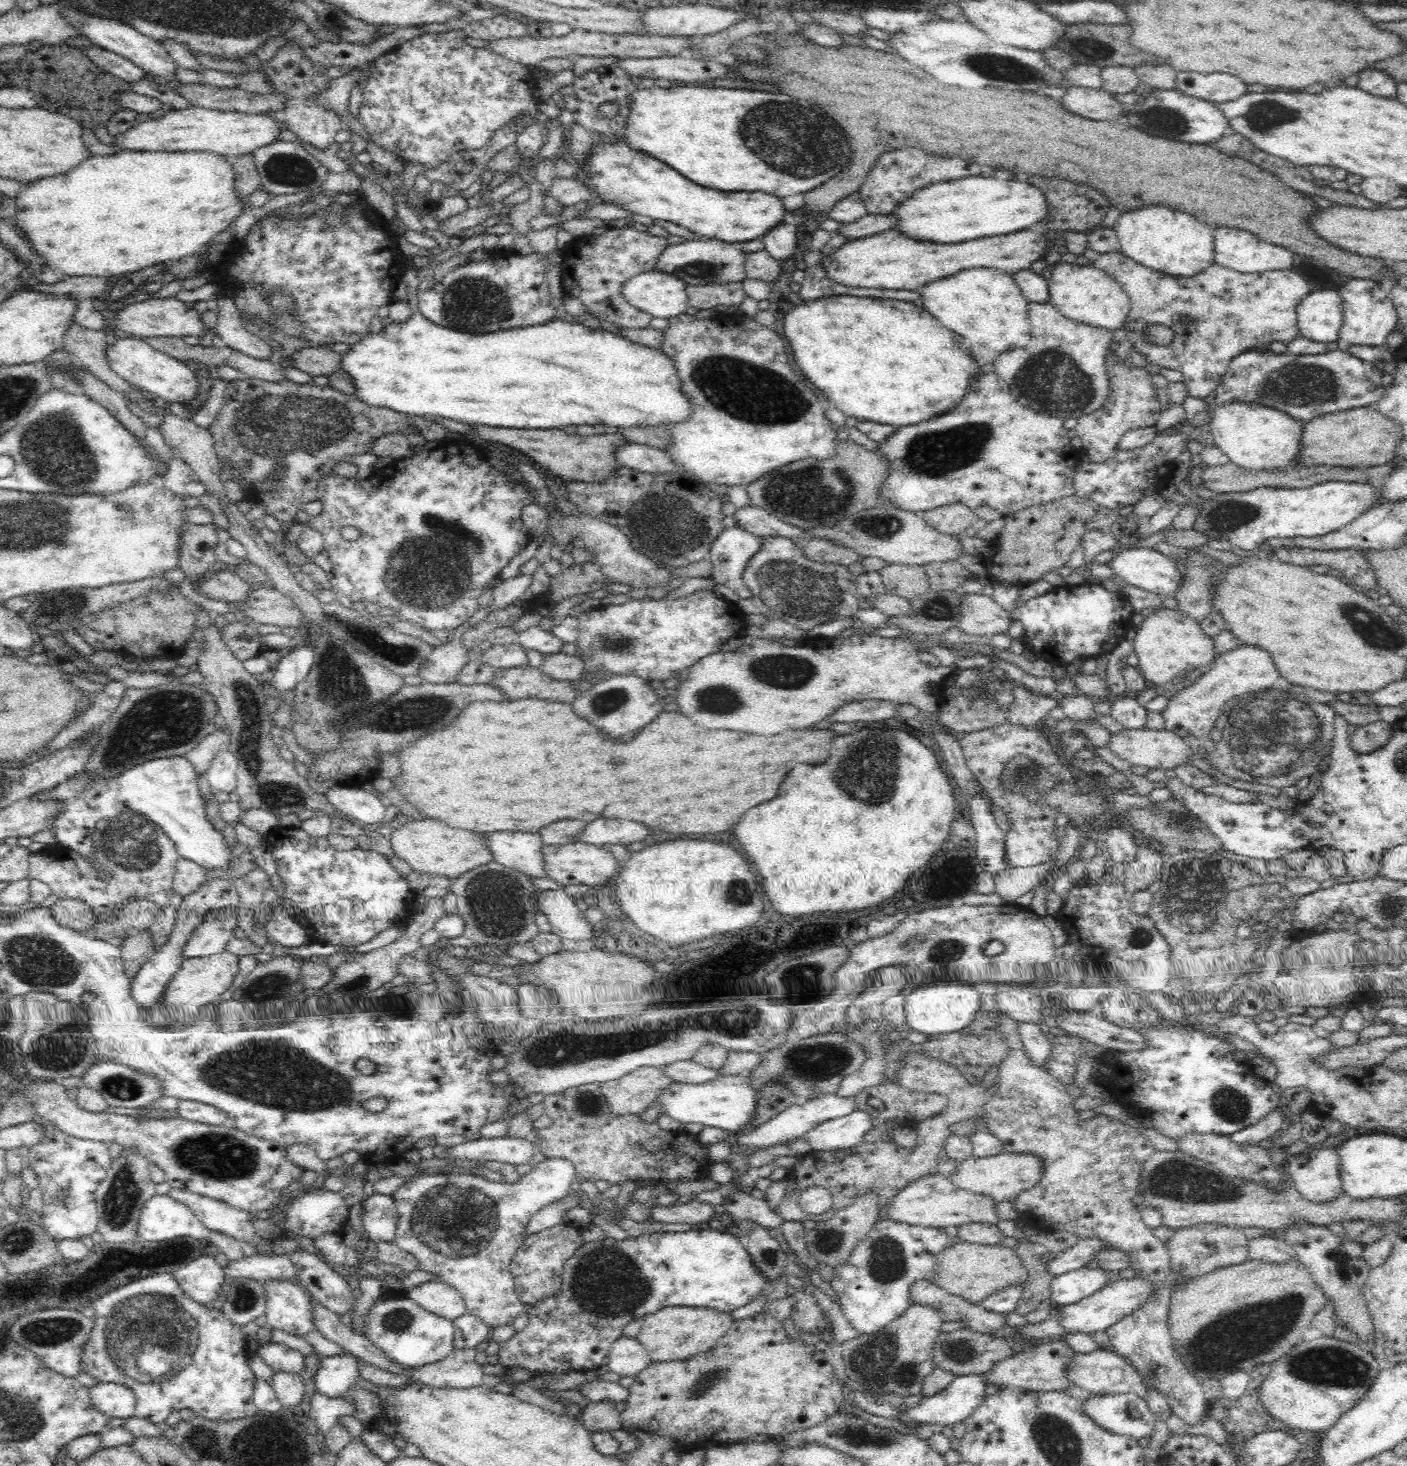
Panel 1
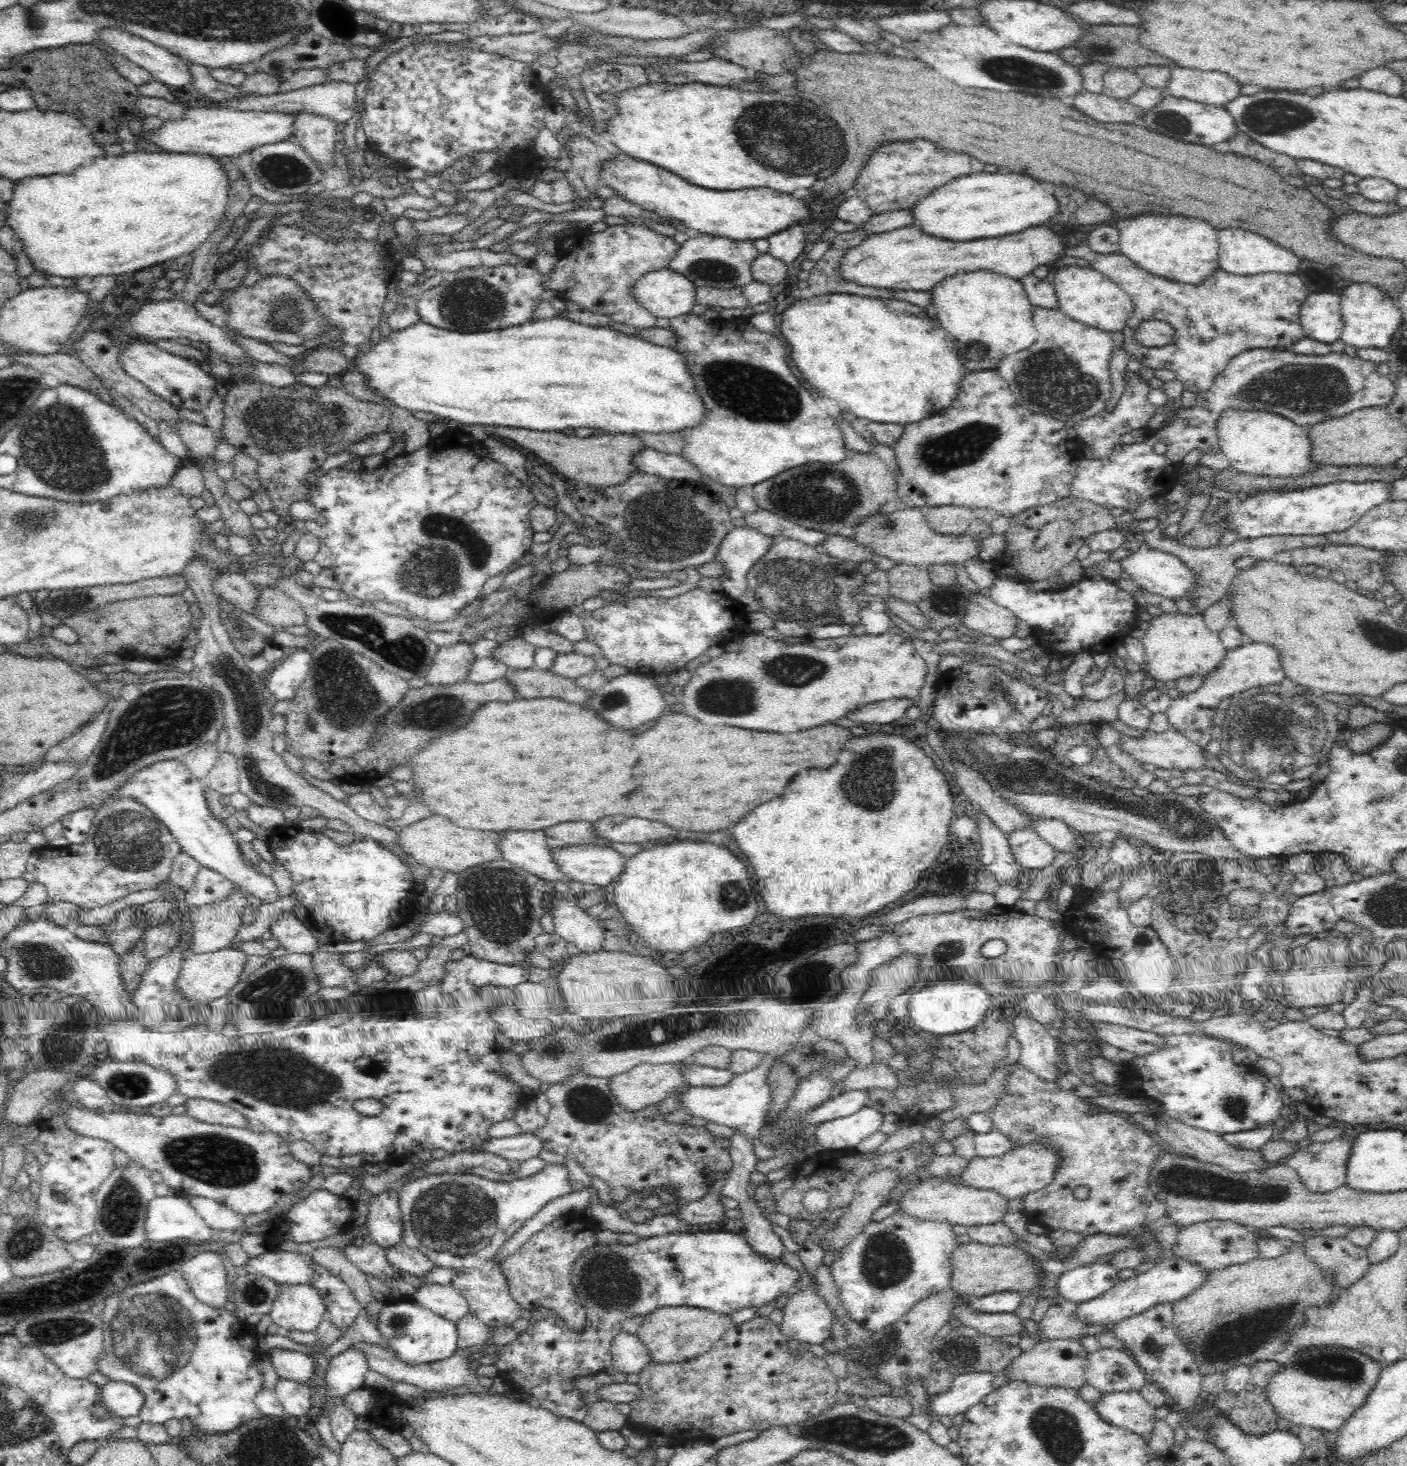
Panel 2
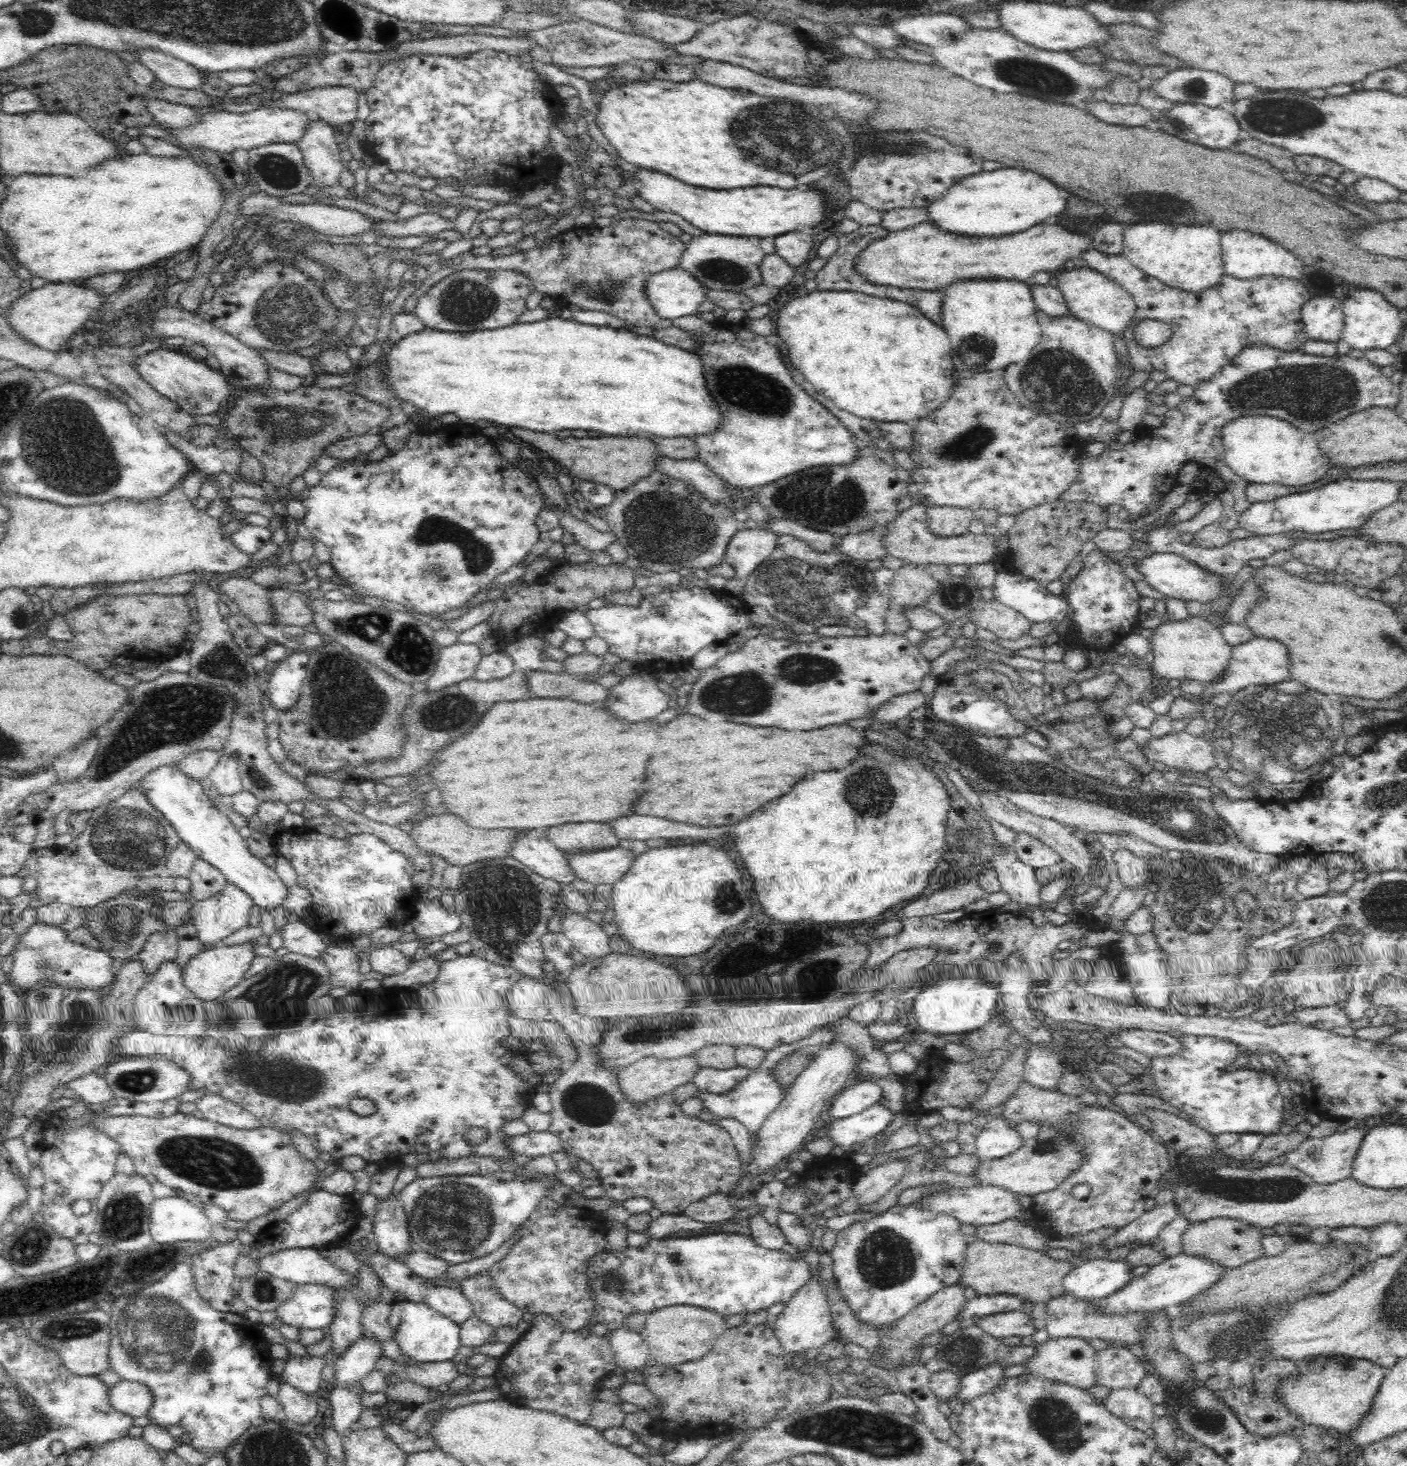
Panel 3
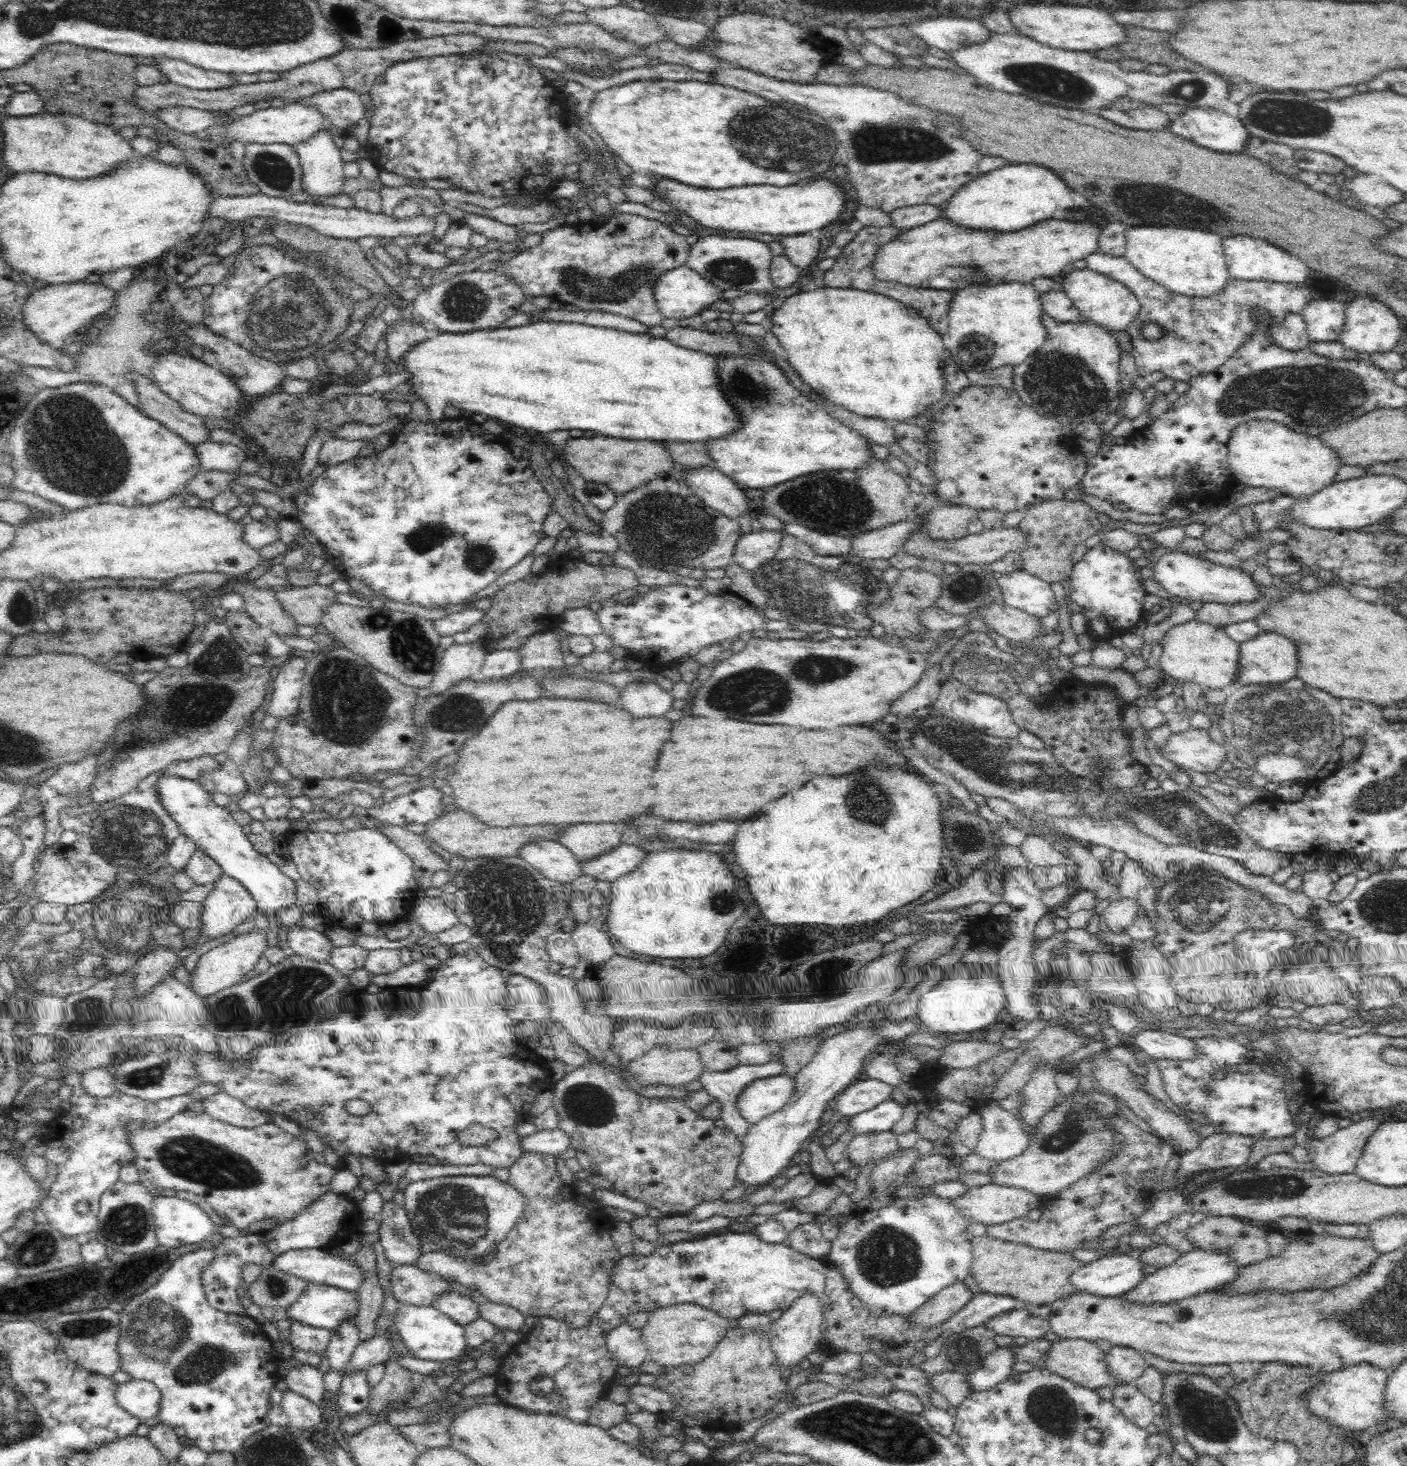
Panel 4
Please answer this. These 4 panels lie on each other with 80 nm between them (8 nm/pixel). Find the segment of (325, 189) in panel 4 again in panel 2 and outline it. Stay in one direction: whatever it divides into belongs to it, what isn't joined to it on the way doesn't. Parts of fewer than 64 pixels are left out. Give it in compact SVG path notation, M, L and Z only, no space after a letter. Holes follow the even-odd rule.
M296 110L292 117L293 139L326 171L334 164L334 135L341 125L322 114Z

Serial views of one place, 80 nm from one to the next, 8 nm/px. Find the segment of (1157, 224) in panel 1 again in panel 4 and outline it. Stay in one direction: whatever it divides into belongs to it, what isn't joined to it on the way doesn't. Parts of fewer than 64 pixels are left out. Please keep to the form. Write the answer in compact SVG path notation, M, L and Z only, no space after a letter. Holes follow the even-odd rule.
M1132 227L1125 232L1126 258L1146 278L1176 294L1202 298L1218 294L1229 278L1222 238L1216 232L1188 228Z

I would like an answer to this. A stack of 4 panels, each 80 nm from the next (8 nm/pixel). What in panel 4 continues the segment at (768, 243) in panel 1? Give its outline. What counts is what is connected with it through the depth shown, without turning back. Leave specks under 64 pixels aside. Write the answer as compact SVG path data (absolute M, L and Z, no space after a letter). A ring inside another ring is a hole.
M815 233L788 235L778 241L784 248L782 256L786 256L799 270L809 266L813 260L816 262L819 247Z

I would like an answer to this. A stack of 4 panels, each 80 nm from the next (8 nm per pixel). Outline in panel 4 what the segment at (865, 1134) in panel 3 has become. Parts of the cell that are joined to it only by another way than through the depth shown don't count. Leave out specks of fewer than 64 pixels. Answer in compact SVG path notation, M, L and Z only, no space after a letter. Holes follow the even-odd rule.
M888 1098L866 1112L848 1117L846 1131L852 1136L888 1132L900 1120L903 1106Z

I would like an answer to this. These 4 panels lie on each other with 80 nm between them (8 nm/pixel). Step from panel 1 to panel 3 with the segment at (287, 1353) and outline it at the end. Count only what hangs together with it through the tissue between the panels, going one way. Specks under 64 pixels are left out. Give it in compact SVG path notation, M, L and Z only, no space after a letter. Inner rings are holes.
M290 1353L284 1359L284 1370L279 1380L308 1394L316 1394L320 1384L322 1368L328 1361L320 1356L294 1356Z

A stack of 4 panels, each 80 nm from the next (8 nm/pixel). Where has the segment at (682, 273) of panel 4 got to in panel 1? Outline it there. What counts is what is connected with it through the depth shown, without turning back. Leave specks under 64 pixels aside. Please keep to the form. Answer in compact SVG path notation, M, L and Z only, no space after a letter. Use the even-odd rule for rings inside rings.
M658 270L639 273L622 284L622 297L651 318L672 318L685 312L684 282Z

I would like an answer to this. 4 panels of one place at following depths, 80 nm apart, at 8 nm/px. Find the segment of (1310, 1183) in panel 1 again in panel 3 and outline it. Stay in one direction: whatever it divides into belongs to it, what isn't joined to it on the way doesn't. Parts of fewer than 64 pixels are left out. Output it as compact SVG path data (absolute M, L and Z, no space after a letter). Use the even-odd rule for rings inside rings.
M1347 1129L1344 1133L1332 1133L1320 1138L1307 1138L1300 1147L1284 1156L1286 1163L1306 1174L1319 1186L1332 1186L1336 1182L1351 1179L1352 1164L1354 1163L1360 1140L1364 1138L1366 1129Z

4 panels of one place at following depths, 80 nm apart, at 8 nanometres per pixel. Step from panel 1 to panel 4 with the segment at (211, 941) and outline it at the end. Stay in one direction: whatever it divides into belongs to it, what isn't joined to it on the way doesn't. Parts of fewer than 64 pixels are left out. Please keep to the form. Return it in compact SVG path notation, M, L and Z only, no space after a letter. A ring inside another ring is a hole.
M222 874L214 888L200 902L200 933L216 938L233 932L240 924L255 917L257 904L236 880Z

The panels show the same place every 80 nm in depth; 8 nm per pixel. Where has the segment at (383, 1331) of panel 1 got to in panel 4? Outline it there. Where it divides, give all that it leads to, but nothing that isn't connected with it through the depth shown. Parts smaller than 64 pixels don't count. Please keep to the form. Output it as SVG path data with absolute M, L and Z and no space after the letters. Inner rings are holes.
M402 1304L396 1310L392 1323L405 1344L408 1354L420 1358L420 1360L444 1362L444 1360L456 1358L466 1346L464 1327L432 1306Z

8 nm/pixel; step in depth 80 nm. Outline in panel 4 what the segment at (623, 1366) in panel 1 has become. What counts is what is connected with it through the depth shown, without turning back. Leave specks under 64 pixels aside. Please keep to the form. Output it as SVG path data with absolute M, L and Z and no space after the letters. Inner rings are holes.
M624 1322L605 1334L607 1347L619 1366L639 1367L649 1358L646 1343L642 1340L641 1329L632 1328Z

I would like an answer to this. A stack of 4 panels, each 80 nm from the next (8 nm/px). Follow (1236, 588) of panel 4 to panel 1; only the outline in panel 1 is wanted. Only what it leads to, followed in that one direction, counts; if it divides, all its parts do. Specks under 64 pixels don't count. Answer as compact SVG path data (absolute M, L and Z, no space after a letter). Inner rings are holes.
M1150 547L1117 550L1117 554L1106 564L1112 569L1112 574L1130 586L1159 596L1173 596L1182 578L1176 569L1176 561Z

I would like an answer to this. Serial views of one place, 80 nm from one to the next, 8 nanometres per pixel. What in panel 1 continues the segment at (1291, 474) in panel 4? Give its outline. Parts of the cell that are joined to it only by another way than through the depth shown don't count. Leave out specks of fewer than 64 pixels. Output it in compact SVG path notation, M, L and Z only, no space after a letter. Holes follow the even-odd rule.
M1226 402L1208 413L1208 427L1214 444L1229 456L1236 466L1248 470L1284 470L1297 466L1294 458L1300 450L1300 434L1305 421L1294 420L1289 414L1251 402Z

